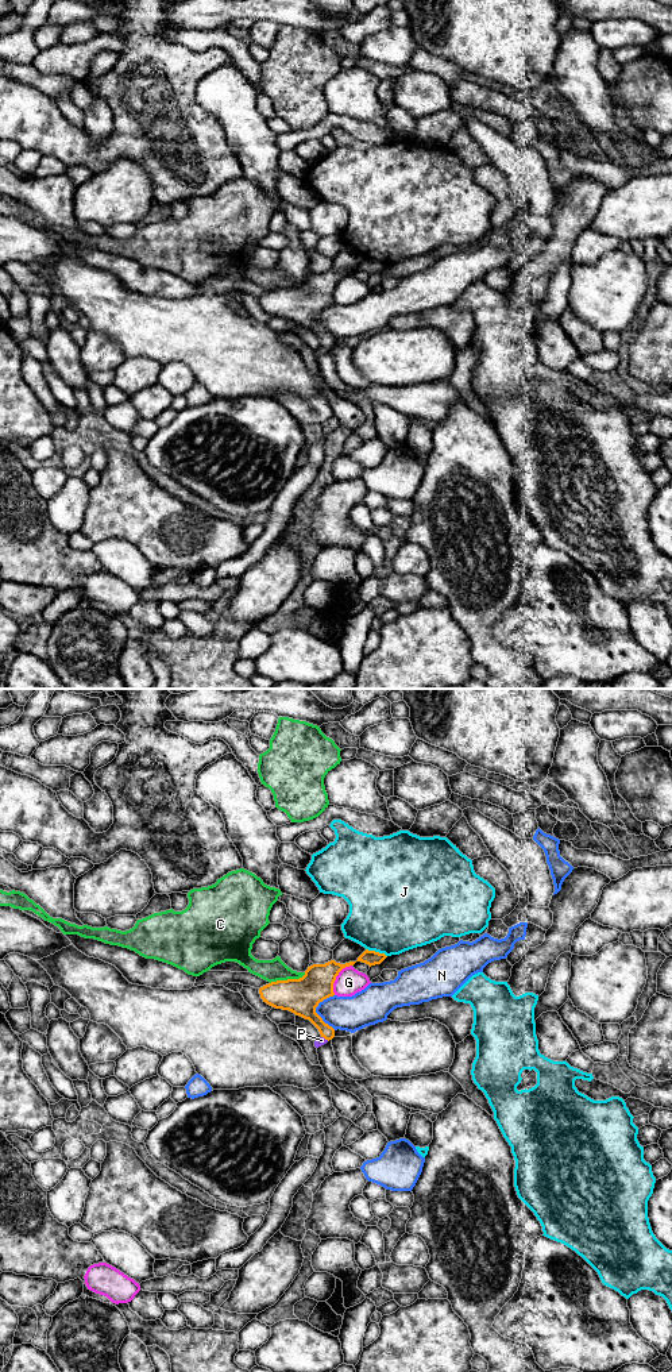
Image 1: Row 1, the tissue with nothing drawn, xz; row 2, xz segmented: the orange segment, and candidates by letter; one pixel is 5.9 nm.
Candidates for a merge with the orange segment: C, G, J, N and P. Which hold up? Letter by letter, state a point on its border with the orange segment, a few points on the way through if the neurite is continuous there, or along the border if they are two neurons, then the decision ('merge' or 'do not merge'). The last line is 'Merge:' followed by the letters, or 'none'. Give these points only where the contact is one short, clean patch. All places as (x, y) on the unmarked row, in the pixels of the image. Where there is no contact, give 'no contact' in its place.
C: xz (288, 288) | do not merge
G: xz (335, 286) | do not merge
J: xz (377, 261) | along xz (366, 257), (382, 261), (386, 265) | do not merge
N: xz (315, 319) | do not merge
P: xz (325, 347) | across xz (302, 312), (325, 339), (325, 347), (321, 349) | merge
Merge: P

